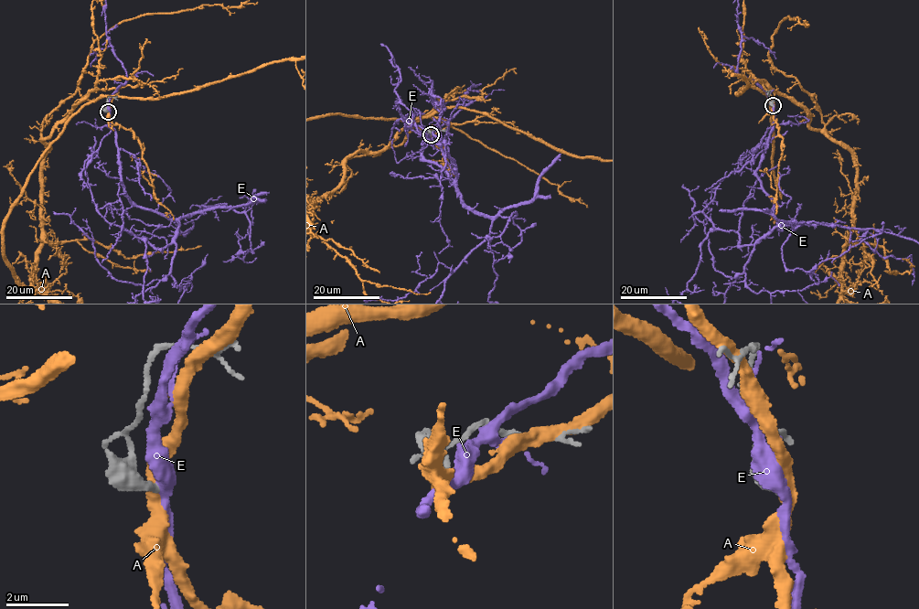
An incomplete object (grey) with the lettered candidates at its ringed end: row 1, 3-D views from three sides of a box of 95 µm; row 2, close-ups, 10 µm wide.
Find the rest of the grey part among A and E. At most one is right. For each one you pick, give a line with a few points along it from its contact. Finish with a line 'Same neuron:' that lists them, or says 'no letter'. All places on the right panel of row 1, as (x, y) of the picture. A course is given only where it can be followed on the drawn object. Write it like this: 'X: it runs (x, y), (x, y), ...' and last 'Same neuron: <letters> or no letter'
Same neuron: no letter

